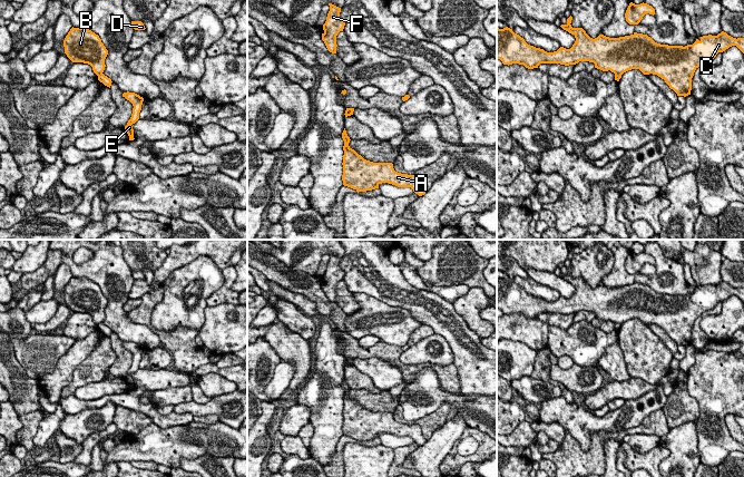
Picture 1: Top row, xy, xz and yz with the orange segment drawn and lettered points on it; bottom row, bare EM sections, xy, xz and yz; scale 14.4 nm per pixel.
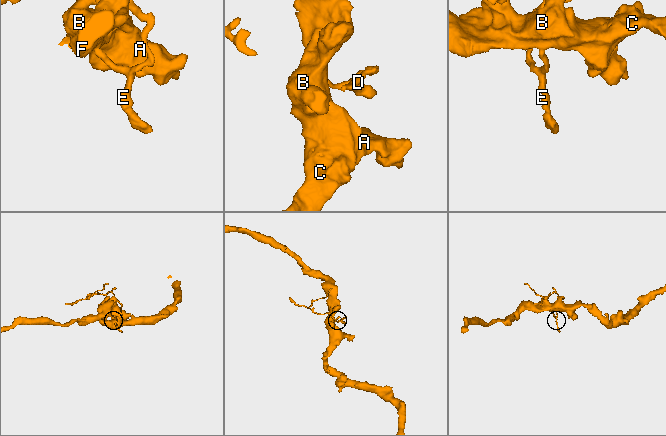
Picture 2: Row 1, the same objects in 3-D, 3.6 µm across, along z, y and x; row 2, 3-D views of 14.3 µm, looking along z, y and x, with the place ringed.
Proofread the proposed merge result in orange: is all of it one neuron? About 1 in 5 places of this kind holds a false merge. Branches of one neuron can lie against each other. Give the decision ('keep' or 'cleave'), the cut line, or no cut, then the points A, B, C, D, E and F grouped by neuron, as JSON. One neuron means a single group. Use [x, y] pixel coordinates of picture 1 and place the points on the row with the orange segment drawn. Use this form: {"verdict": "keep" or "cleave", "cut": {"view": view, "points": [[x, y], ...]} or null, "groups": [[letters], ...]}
{"verdict": "cleave", "cut": {"view": "xy", "points": [[101, 72], [97, 75]]}, "groups": [["A", "B", "C", "F"], ["D", "E"]]}

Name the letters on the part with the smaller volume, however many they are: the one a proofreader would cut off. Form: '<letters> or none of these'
D, E

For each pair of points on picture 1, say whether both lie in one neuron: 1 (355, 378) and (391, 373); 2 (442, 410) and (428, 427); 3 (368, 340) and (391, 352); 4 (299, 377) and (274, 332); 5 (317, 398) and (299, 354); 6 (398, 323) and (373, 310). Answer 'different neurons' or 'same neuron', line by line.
1: different neurons
2: same neuron
3: different neurons
4: same neuron
5: different neurons
6: same neuron

